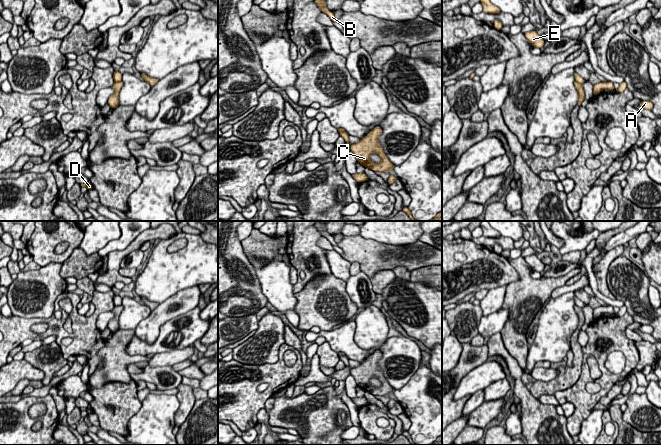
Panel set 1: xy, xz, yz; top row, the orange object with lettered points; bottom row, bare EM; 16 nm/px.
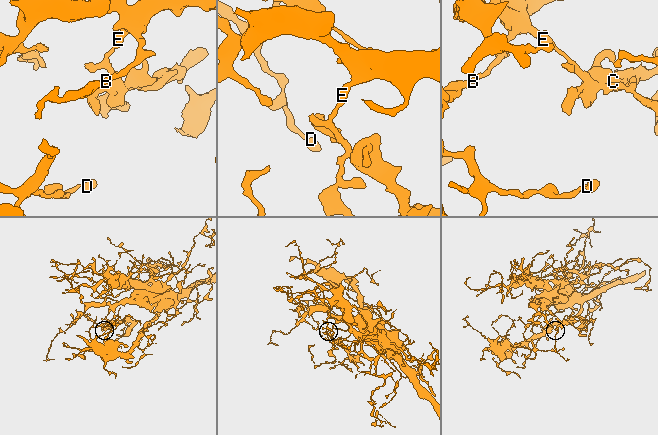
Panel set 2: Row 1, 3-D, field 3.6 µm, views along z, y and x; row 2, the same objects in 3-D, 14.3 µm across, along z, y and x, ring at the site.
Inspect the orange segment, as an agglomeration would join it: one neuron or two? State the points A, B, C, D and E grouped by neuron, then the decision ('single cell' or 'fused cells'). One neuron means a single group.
A B D E / C | fused cells

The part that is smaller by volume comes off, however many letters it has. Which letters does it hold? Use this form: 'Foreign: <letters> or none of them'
Foreign: C

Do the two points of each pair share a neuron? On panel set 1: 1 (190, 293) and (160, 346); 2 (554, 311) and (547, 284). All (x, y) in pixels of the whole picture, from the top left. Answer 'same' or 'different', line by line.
1: different
2: different

